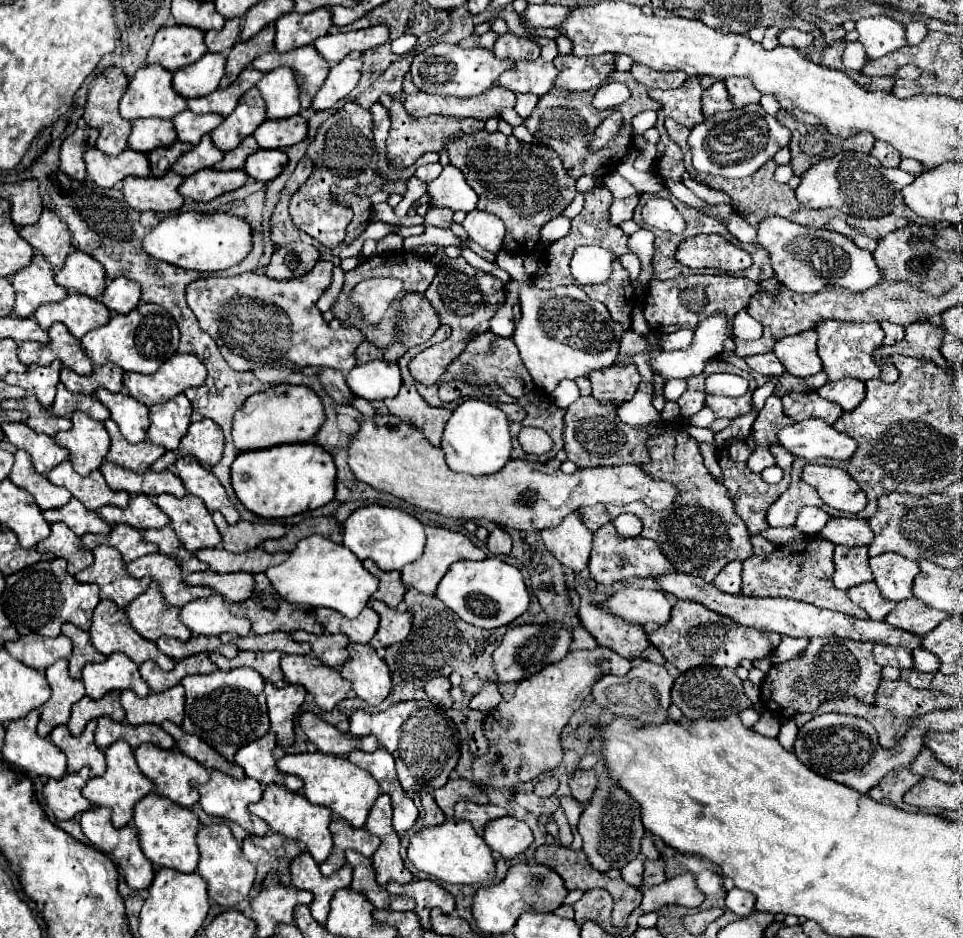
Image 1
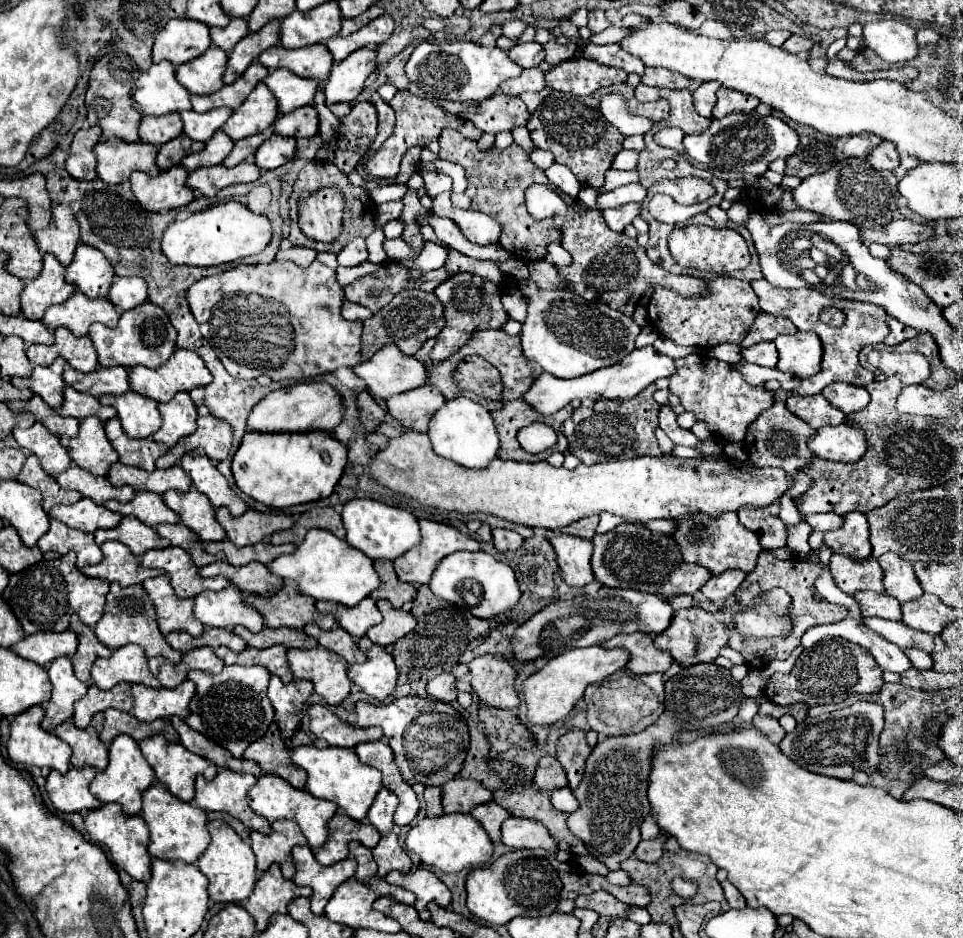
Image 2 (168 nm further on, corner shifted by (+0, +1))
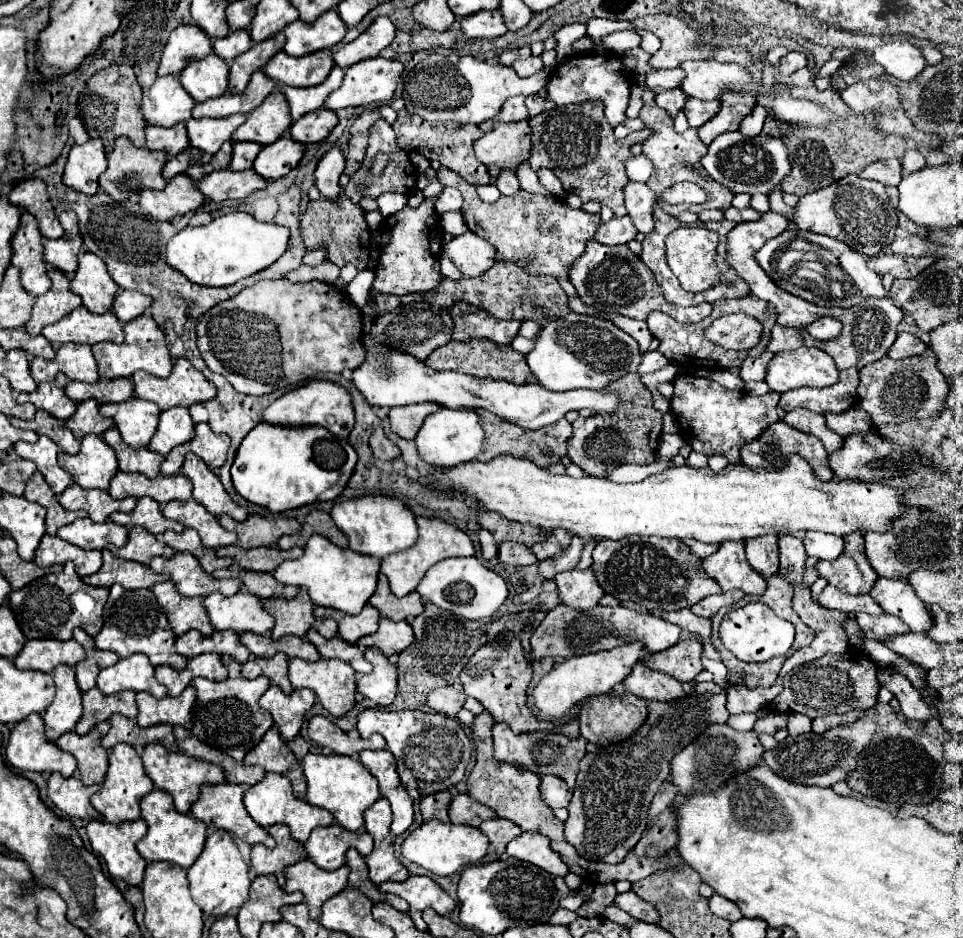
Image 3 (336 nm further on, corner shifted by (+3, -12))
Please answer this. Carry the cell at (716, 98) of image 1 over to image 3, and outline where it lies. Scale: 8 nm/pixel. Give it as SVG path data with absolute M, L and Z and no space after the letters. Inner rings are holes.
M687 98L685 102L685 116L689 120L691 128L699 128L707 120L711 120L721 108L719 100L697 100L697 98Z

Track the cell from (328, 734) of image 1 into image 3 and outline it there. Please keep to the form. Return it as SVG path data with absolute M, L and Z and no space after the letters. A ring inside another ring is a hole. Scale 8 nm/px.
M313 716L309 720L309 738L317 742L319 746L331 748L335 754L359 754L361 750L383 750L385 748L385 738L381 734L373 734L371 738L363 740L351 740L341 728L337 728L331 720L325 716Z

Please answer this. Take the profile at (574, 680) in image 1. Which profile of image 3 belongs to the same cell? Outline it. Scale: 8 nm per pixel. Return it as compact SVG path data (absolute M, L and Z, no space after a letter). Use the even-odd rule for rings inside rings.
M629 642L625 646L617 646L611 650L561 660L535 686L535 690L533 690L535 706L543 712L545 718L563 718L581 700L585 700L593 694L607 694L615 684L623 682L629 676L635 662L639 662L643 654L645 654L645 646L641 642Z

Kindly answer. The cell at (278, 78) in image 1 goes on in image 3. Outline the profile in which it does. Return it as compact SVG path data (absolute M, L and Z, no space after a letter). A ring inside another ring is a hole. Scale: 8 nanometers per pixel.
M335 66L331 70L331 74L327 76L327 80L321 82L321 84L317 84L317 86L311 86L311 88L291 88L291 86L283 86L281 92L289 100L289 108L291 108L293 122L299 120L303 114L321 108L323 102L325 102L325 98L333 90L337 90L341 86L341 80L343 80L343 70Z

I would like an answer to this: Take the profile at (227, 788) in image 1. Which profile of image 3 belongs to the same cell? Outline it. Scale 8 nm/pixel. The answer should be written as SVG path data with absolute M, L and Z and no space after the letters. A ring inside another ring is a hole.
M225 782L225 784L201 786L201 796L199 796L199 800L191 806L191 814L193 814L197 820L205 822L207 826L215 826L215 828L227 830L227 832L231 832L233 836L241 838L243 842L247 842L247 844L251 844L251 846L255 846L255 844L265 844L265 846L269 846L269 840L271 840L271 838L269 838L267 830L265 830L263 826L259 826L259 824L247 814L245 806L243 806L243 786L239 786L239 784L229 784L229 782Z

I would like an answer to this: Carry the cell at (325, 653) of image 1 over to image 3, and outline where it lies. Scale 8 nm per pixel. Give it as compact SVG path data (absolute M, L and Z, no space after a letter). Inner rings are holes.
M309 630L307 632L307 640L319 650L319 654L323 658L339 658L339 660L351 664L361 674L369 674L371 668L373 668L365 660L363 650L359 650L355 644L349 644L349 642L341 640L339 636L335 636L335 638L323 638L317 630Z

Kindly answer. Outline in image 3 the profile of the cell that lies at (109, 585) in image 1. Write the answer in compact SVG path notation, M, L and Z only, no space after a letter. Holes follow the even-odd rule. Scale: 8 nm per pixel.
M103 550L103 566L101 566L101 570L83 578L85 584L105 586L105 588L119 582L125 590L151 588L157 582L165 582L165 580L169 580L167 574L157 574L151 568L141 566L137 562L117 558L109 550Z

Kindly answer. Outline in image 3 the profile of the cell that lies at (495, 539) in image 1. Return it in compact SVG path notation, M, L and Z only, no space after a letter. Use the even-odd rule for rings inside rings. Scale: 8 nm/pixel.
M505 542L499 546L499 560L509 566L529 566L539 562L537 556L527 546L513 542Z

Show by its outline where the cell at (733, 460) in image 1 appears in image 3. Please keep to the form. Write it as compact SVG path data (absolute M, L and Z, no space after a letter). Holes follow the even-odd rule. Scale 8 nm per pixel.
M759 536L745 540L747 562L763 578L775 576L779 572L779 554L777 554L777 536Z

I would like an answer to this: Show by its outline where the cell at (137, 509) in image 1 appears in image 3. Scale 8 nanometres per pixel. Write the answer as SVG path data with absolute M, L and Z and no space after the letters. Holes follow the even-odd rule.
M145 496L145 498L139 498L137 500L137 506L133 508L133 512L129 514L121 514L121 512L113 512L111 514L111 520L117 522L117 524L123 524L127 528L133 528L133 526L143 526L145 530L149 530L151 534L163 534L165 530L175 530L175 532L183 532L185 526L179 524L179 522L173 522L173 520L167 520L163 514L161 514L161 506Z

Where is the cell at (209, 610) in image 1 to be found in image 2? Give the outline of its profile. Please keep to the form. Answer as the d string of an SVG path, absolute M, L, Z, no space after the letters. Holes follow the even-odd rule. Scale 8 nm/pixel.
M228 585L222 591L200 593L194 599L194 617L204 627L232 629L242 625L252 633L258 633L264 627L260 613L244 605L242 595L234 585Z

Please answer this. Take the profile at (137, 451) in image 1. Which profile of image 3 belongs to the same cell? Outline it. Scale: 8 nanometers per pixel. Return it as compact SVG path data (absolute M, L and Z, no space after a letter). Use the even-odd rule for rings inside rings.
M109 428L103 434L103 440L115 450L117 460L119 460L119 470L123 472L141 472L147 478L155 478L159 474L159 468L163 464L163 456L157 452L151 452L149 448L133 450L129 448L123 440L117 428Z

